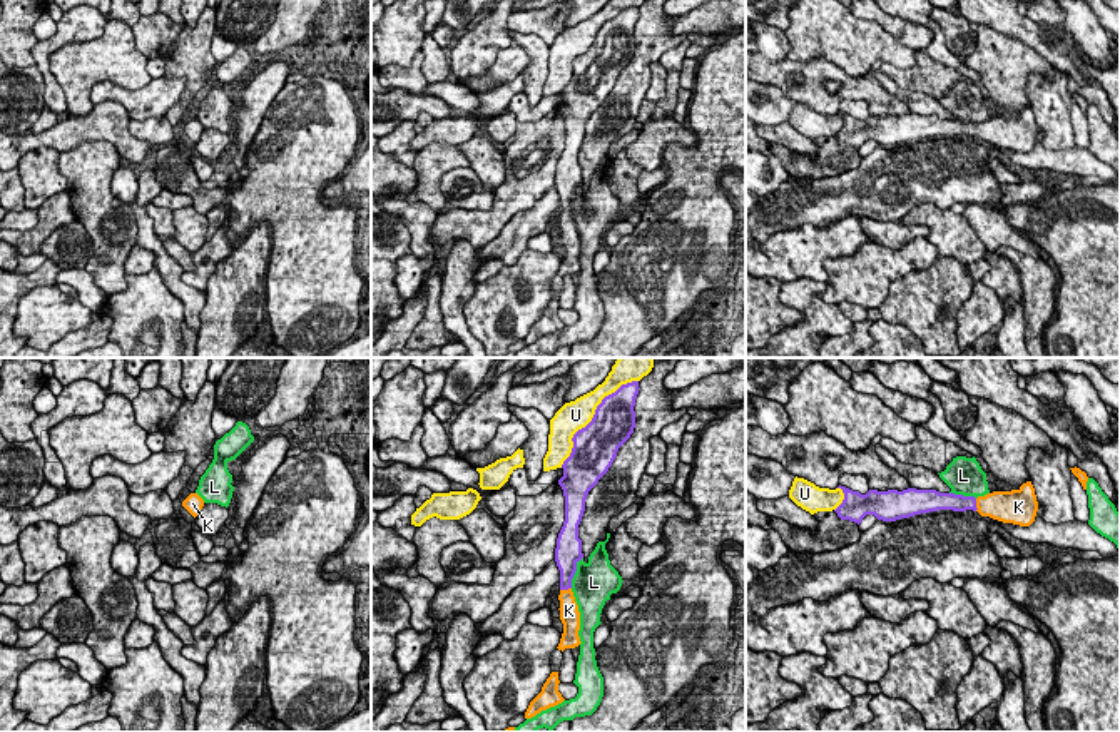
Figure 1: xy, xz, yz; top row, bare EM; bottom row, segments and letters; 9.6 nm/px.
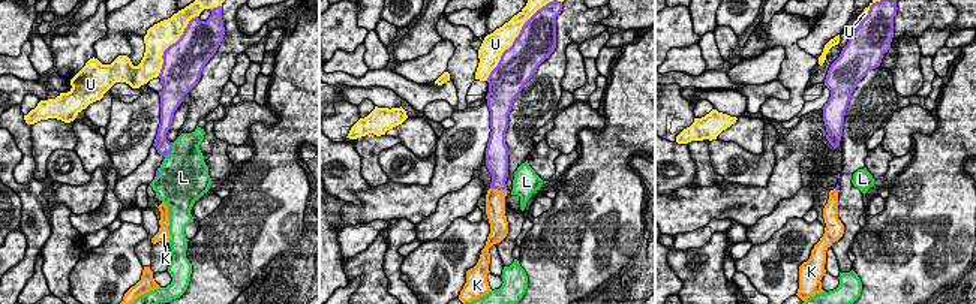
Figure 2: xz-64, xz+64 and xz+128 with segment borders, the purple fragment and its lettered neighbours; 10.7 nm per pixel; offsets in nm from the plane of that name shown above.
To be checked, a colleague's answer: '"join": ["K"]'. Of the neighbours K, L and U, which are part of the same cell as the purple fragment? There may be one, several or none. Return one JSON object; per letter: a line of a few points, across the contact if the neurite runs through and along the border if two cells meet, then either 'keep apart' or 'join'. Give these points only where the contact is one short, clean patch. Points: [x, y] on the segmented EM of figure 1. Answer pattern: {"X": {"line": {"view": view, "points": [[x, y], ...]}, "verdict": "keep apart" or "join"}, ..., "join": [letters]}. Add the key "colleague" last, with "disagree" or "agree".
{"K": {"line": {"view": "yz", "points": [[953, 502], [975, 505], [1000, 505]]}, "verdict": "join"}, "L": {"verdict": "keep apart"}, "U": {"verdict": "keep apart"}, "join": ["K"], "colleague": "agree"}

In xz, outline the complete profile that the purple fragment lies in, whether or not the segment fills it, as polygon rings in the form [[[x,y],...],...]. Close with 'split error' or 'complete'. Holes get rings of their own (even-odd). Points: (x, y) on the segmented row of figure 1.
[[[639,381],[622,384],[597,406],[592,421],[578,430],[570,456],[563,461],[558,485],[565,496],[565,521],[557,538],[555,562],[560,570],[560,620],[563,633],[558,650],[578,647],[580,612],[572,592],[577,563],[583,558],[578,525],[585,511],[588,491],[612,466],[619,448],[635,428],[635,398]]] | split error

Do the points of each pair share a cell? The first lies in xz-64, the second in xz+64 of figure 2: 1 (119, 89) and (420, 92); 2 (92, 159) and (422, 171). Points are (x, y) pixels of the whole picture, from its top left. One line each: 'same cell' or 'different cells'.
1: same cell
2: different cells

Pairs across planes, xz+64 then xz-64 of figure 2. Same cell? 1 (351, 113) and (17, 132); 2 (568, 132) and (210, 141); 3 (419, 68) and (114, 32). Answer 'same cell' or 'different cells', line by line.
1: same cell
2: different cells
3: same cell

